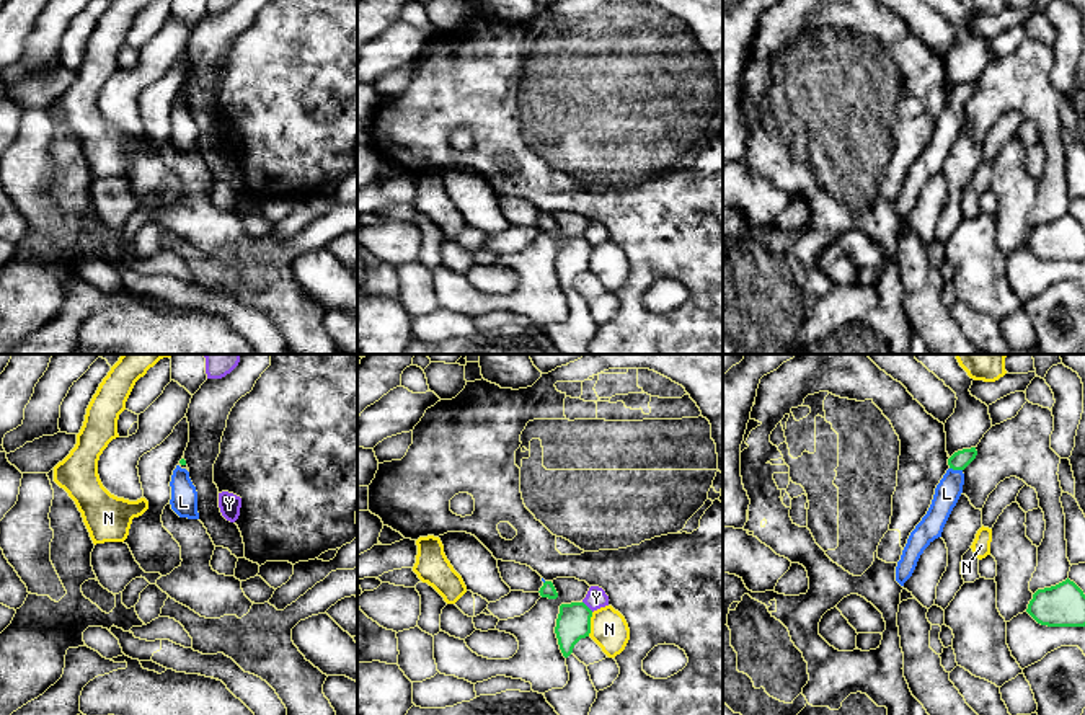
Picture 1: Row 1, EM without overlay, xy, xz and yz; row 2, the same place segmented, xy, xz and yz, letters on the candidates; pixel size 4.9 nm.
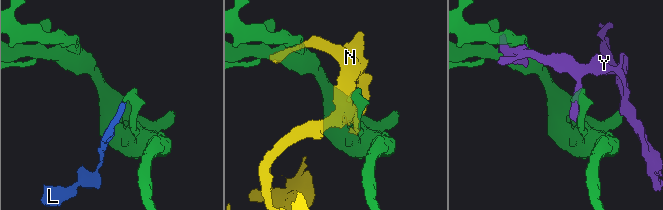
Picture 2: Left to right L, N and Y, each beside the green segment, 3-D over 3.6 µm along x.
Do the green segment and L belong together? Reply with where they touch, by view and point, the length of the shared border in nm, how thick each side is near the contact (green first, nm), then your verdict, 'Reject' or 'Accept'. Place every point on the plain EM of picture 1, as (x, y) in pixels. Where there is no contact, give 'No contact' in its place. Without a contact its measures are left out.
Touches green at yz (956, 103). Shared border 70 nm. Thickness 90 nm (green) against 130 nm. Accept

